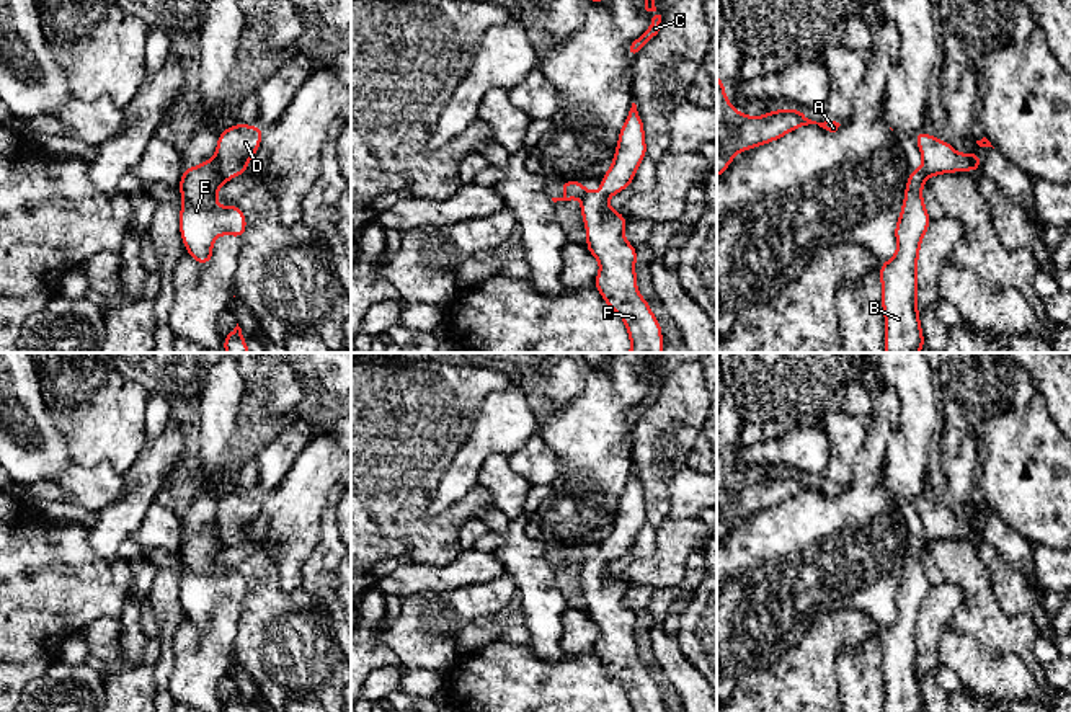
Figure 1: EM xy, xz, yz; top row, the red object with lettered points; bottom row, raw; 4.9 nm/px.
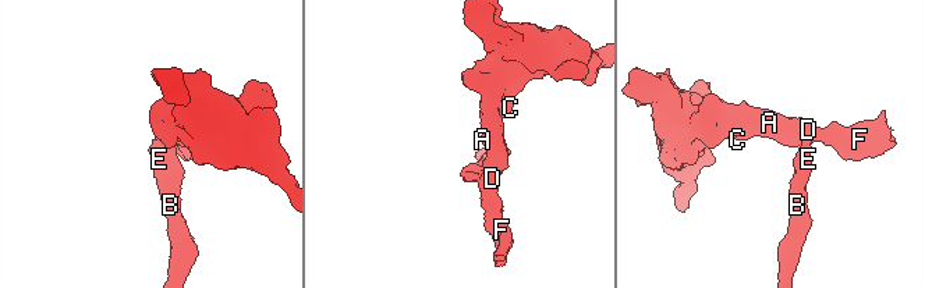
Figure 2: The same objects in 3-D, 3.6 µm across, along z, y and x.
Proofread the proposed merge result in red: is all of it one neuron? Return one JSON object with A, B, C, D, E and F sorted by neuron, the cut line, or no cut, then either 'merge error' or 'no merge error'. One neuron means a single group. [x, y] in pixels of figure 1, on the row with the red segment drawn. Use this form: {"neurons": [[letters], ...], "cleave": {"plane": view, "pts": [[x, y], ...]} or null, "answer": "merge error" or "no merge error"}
{"neurons": [["A", "C", "D", "F"], ["B", "E"]], "cleave": {"plane": "xy", "pts": [[214, 157], [226, 180]]}, "answer": "merge error"}

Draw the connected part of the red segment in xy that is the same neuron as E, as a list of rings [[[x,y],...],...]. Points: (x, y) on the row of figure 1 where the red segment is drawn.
[[[216,157],[183,168],[178,189],[183,206],[180,209],[180,234],[186,251],[199,263],[209,265],[217,235],[243,238],[247,219],[237,204],[217,207],[219,188],[225,183]]]

